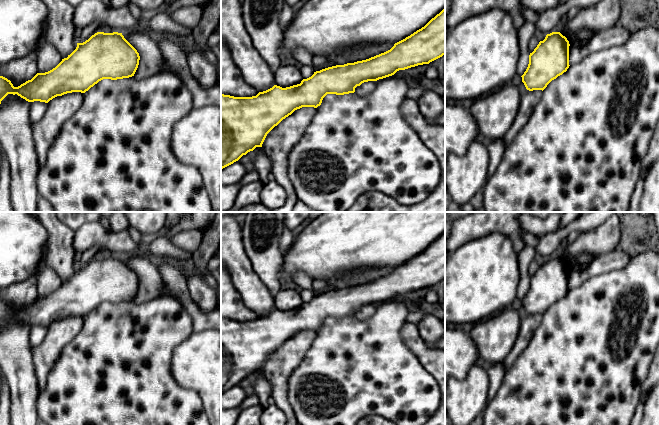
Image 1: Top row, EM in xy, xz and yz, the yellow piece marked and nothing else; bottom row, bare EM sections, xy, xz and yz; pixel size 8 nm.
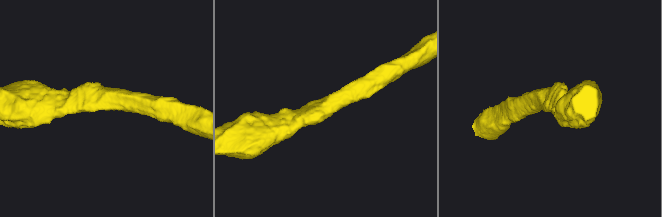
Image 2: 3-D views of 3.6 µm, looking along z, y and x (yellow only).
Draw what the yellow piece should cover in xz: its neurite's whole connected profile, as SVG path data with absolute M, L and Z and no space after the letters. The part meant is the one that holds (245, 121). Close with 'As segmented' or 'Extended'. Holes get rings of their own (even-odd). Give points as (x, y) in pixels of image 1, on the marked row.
M445 9L432 18L424 27L395 43L390 50L369 59L328 67L314 72L311 77L303 79L300 84L286 88L274 85L272 88L259 92L252 97L234 97L221 94L221 169L238 161L243 155L253 151L256 147L262 147L267 134L295 110L302 107L317 108L327 94L344 95L354 93L355 88L364 82L377 81L392 76L399 70L429 64L443 55L445 55Z. As segmented

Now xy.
M97 32L52 70L37 73L31 80L14 87L0 76L0 104L8 94L17 94L28 102L48 103L67 93L85 93L103 79L134 76L140 56L122 33Z. As segmented

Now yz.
M560 32L547 34L543 41L529 55L529 64L522 77L522 82L529 91L544 90L547 85L569 68L569 41Z. As segmented

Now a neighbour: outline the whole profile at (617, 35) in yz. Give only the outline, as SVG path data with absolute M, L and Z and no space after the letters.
M618 24L608 30L594 35L583 48L569 46L569 65L574 65L591 53L626 43L633 32Z

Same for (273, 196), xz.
M269 181L261 190L261 204L270 210L277 209L287 201L287 193L276 181Z

